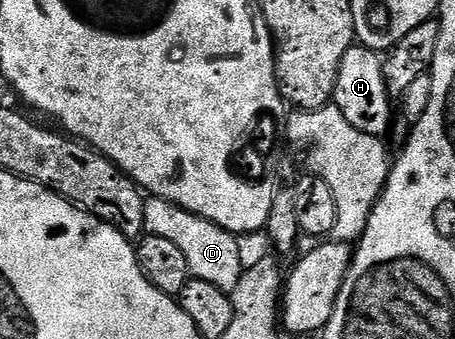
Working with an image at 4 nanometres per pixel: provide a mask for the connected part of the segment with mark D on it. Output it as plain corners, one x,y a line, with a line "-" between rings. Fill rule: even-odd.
149,196
143,205
143,225
149,237
169,239
177,244
190,267
191,277
212,283
219,290
231,293
236,289
244,271
238,252
237,236
209,220
202,219
184,208
178,208
161,197

